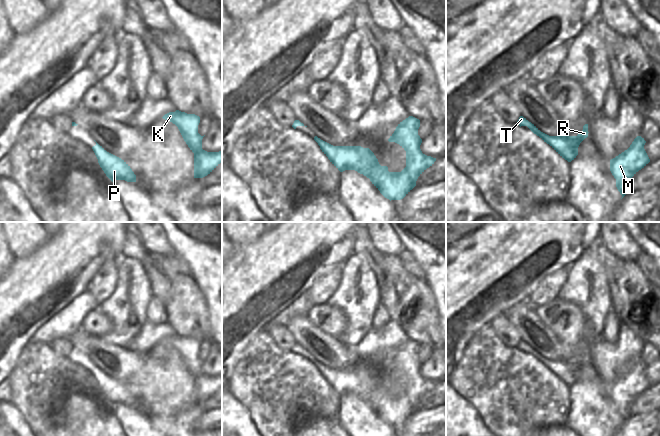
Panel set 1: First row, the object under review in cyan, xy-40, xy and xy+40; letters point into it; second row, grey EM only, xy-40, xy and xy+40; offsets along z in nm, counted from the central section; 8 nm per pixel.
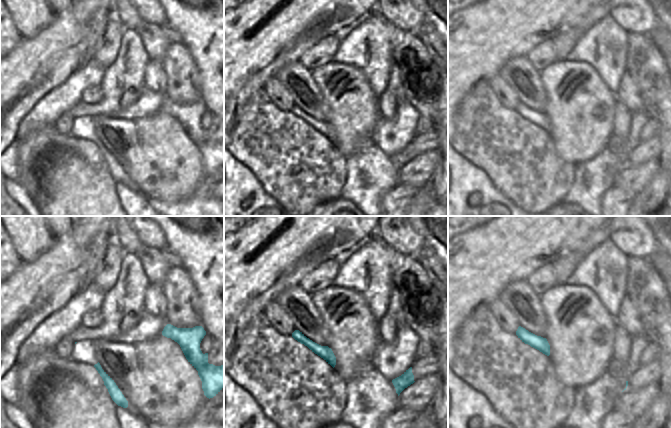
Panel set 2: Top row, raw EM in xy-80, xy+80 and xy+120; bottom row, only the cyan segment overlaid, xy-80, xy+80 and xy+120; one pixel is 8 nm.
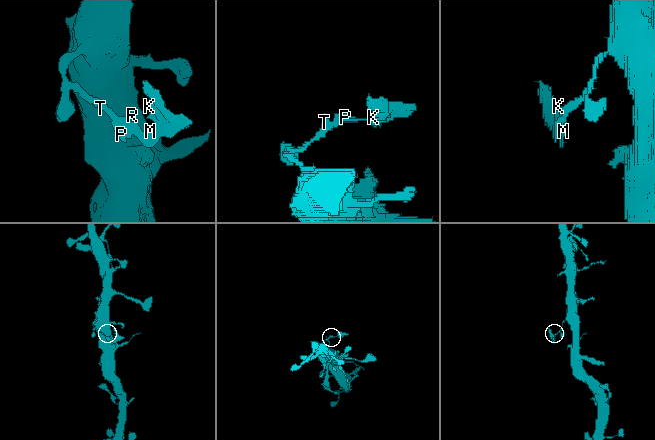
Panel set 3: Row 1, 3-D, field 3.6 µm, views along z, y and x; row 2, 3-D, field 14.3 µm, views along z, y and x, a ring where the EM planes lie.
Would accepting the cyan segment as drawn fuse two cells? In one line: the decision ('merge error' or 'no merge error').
merge error

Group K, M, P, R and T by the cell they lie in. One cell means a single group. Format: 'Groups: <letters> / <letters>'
Groups: K M / P R T

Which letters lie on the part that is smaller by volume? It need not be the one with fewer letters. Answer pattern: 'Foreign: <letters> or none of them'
Foreign: K, M

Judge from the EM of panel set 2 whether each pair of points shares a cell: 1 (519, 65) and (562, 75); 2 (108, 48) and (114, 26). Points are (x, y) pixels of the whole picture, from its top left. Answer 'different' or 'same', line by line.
1: different
2: same

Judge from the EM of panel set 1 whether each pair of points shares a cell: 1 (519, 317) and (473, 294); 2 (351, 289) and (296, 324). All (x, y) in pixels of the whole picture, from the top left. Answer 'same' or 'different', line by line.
1: different
2: different

